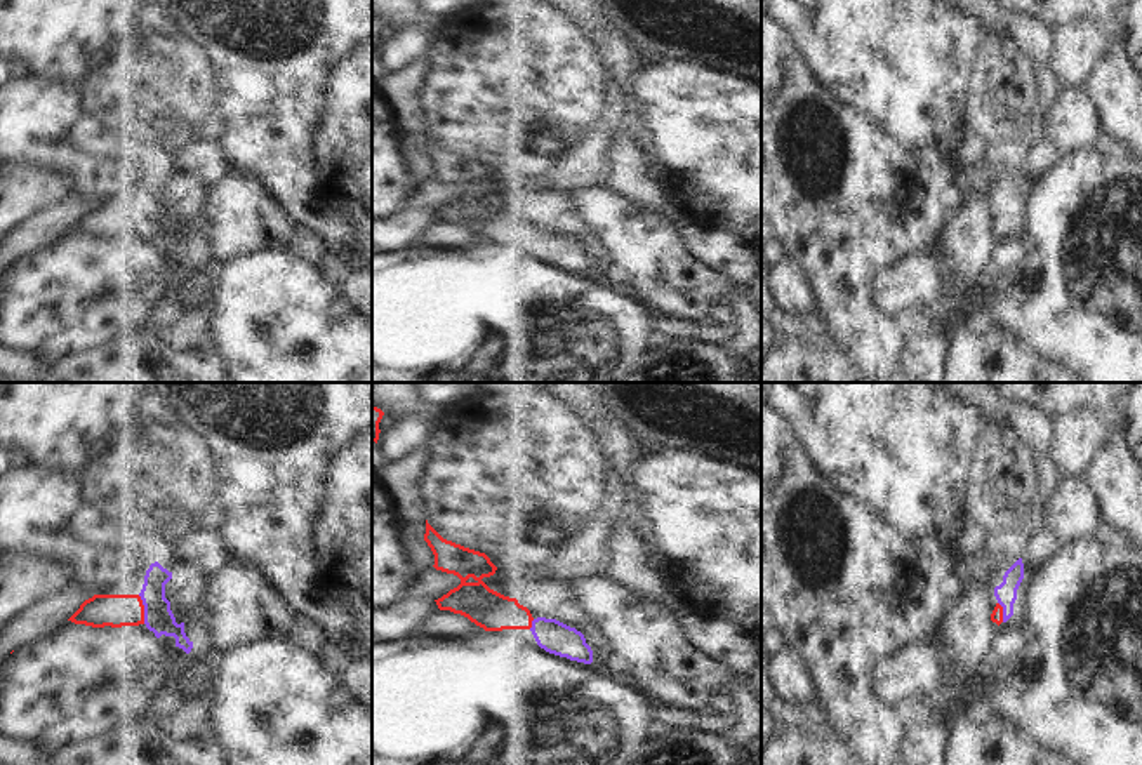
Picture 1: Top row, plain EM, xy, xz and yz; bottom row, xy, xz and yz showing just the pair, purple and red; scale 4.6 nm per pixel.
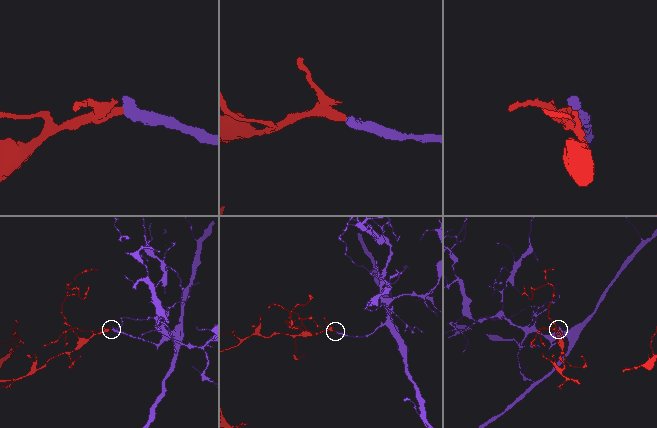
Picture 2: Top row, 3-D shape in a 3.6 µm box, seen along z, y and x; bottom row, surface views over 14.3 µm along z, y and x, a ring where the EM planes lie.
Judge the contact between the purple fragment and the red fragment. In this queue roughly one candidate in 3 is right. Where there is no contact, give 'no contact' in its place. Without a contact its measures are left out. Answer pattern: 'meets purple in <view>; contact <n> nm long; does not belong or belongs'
meets purple in xy; contact 140 nm long; belongs

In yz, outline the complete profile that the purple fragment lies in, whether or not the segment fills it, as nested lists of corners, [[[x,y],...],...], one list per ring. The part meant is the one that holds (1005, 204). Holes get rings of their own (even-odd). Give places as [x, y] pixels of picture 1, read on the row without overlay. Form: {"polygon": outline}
{"polygon": [[[1019,169],[1003,186],[1003,193],[994,198],[994,207],[998,210],[991,231],[998,236],[1006,233],[1013,226],[1013,214],[1017,210],[1017,200],[1024,190],[1024,174]]]}

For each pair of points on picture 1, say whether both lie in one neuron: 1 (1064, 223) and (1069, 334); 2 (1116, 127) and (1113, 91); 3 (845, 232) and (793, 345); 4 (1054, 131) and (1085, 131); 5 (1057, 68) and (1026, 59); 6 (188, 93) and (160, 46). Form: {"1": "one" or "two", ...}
{"1": "one", "2": "one", "3": "two", "4": "one", "5": "two", "6": "one"}

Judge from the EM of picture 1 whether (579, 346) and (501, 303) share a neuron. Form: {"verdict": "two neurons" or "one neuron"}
{"verdict": "one neuron"}

